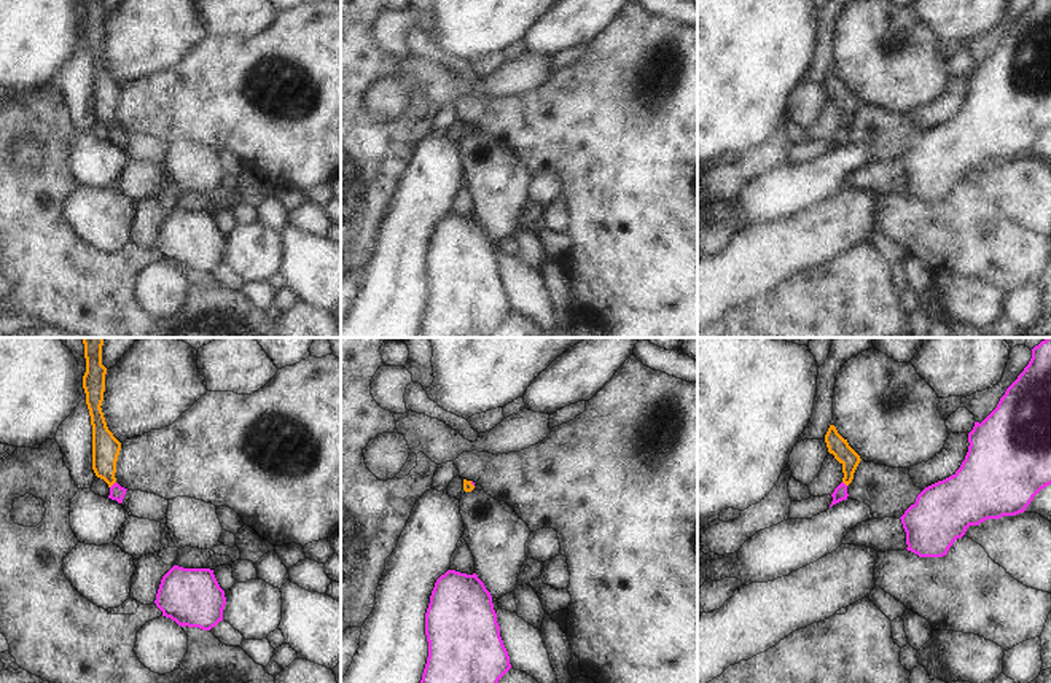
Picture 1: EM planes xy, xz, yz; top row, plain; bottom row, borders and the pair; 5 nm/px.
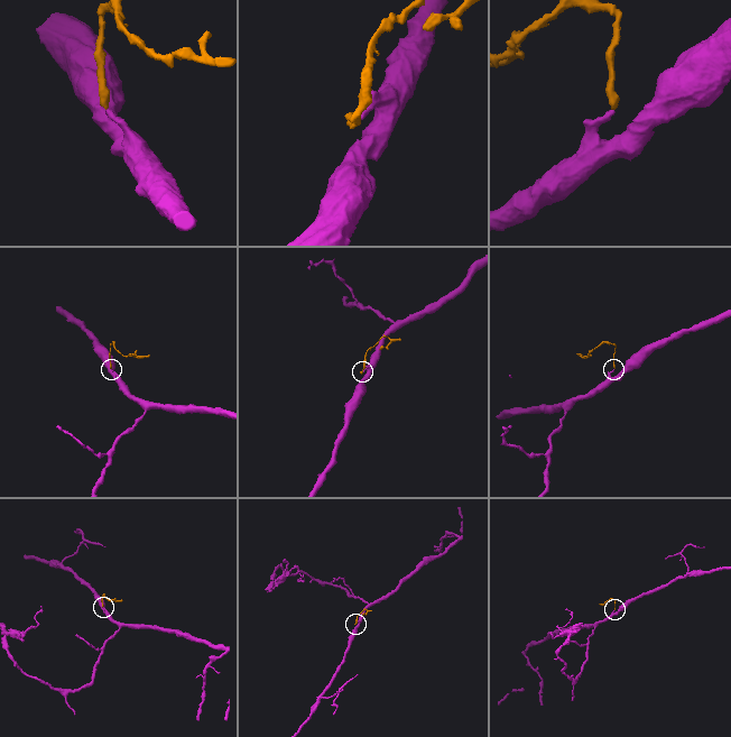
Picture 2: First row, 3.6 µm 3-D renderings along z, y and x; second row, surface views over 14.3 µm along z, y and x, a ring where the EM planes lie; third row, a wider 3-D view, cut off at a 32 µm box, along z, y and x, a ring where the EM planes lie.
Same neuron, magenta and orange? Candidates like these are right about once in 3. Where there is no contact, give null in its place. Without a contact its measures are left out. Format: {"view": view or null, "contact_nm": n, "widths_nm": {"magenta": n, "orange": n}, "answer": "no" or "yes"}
{"view": "xy", "contact_nm": 50, "widths_nm": {"magenta": 80, "orange": 140}, "answer": "yes"}

